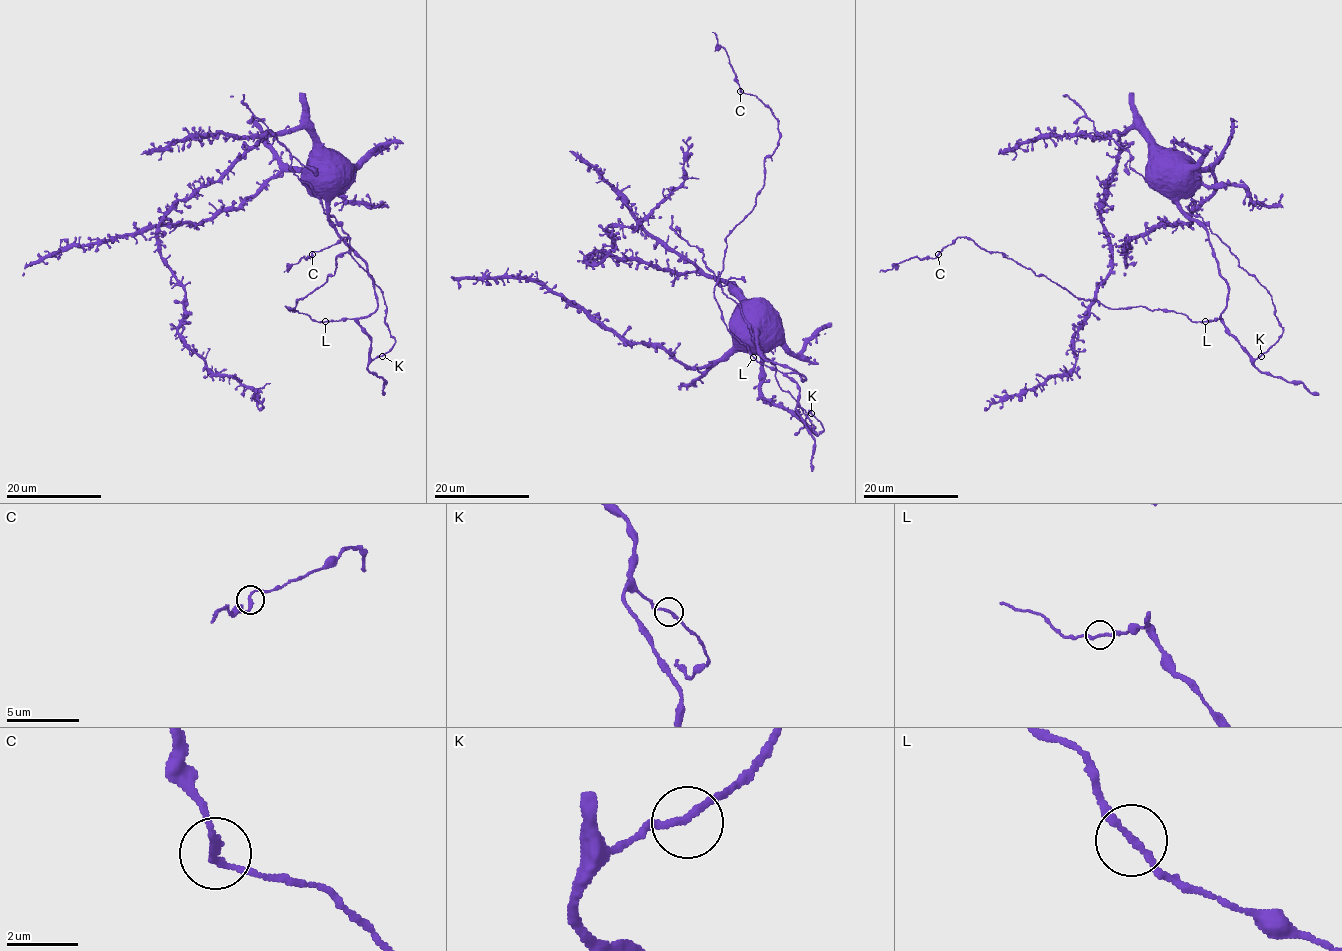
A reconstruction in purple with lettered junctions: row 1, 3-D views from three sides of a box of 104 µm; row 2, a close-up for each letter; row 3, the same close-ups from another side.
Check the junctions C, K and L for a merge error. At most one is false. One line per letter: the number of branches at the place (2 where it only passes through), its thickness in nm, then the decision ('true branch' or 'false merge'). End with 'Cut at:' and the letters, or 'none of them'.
C: 2 | 180 nm | true branch
K: 2 | 190 nm | true branch
L: 2 | 200 nm | true branch
Cut at: none of them

